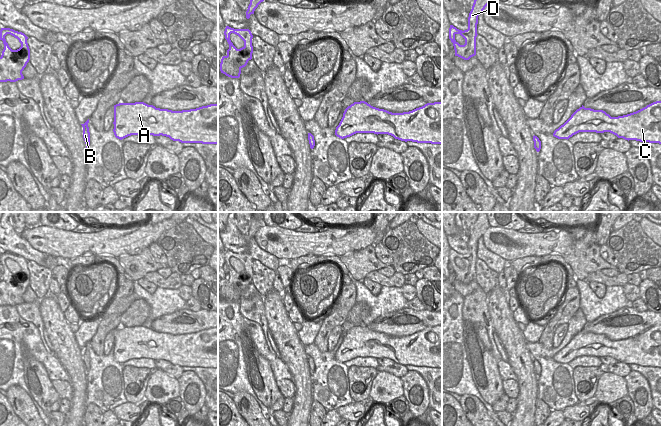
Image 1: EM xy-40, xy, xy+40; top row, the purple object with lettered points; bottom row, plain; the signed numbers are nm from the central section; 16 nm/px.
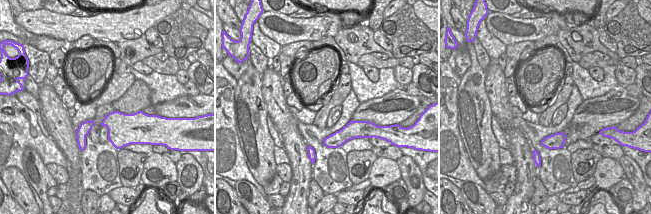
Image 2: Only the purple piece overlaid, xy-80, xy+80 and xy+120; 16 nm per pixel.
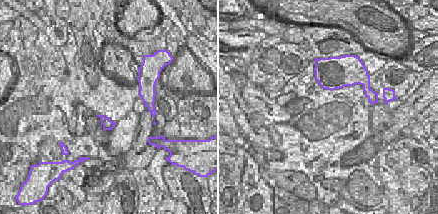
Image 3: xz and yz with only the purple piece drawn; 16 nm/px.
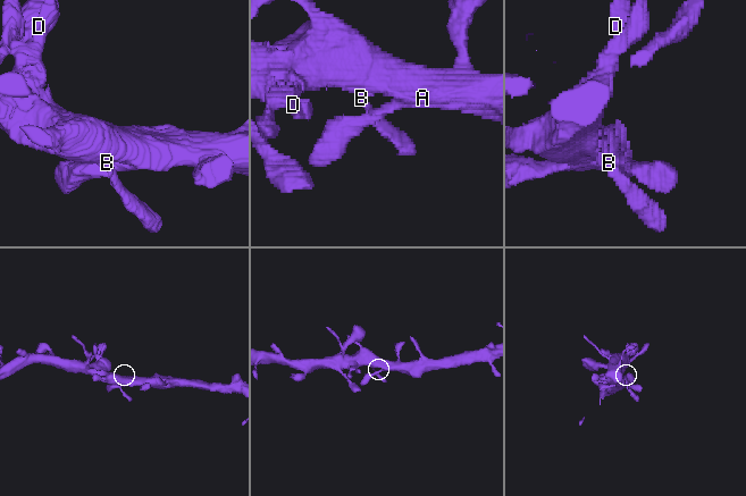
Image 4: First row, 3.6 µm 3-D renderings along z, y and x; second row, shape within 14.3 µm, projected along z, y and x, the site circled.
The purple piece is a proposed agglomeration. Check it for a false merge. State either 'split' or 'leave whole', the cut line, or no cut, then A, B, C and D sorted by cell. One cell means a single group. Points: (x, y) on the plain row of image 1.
leave whole; no cut; A B C D

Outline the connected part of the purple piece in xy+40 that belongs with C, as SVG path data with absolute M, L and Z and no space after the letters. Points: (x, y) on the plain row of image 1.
M661 325L653 326L646 331L618 341L611 341L603 334L585 332L583 329L577 333L571 341L553 357L558 363L569 363L579 356L610 356L618 362L636 364L640 366L661 368Z

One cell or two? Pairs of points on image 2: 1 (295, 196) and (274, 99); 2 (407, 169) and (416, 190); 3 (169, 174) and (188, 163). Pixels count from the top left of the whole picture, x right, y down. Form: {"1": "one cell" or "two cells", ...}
{"1": "one cell", "2": "one cell", "3": "two cells"}

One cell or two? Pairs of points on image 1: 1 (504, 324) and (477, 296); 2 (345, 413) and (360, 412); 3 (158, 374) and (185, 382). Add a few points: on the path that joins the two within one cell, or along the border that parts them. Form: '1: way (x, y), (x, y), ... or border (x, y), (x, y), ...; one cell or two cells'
1: border (488, 294), (487, 310), (493, 330); two cells
2: way (349, 412), (356, 412); one cell
3: border (176, 379), (179, 385), (179, 396); two cells

